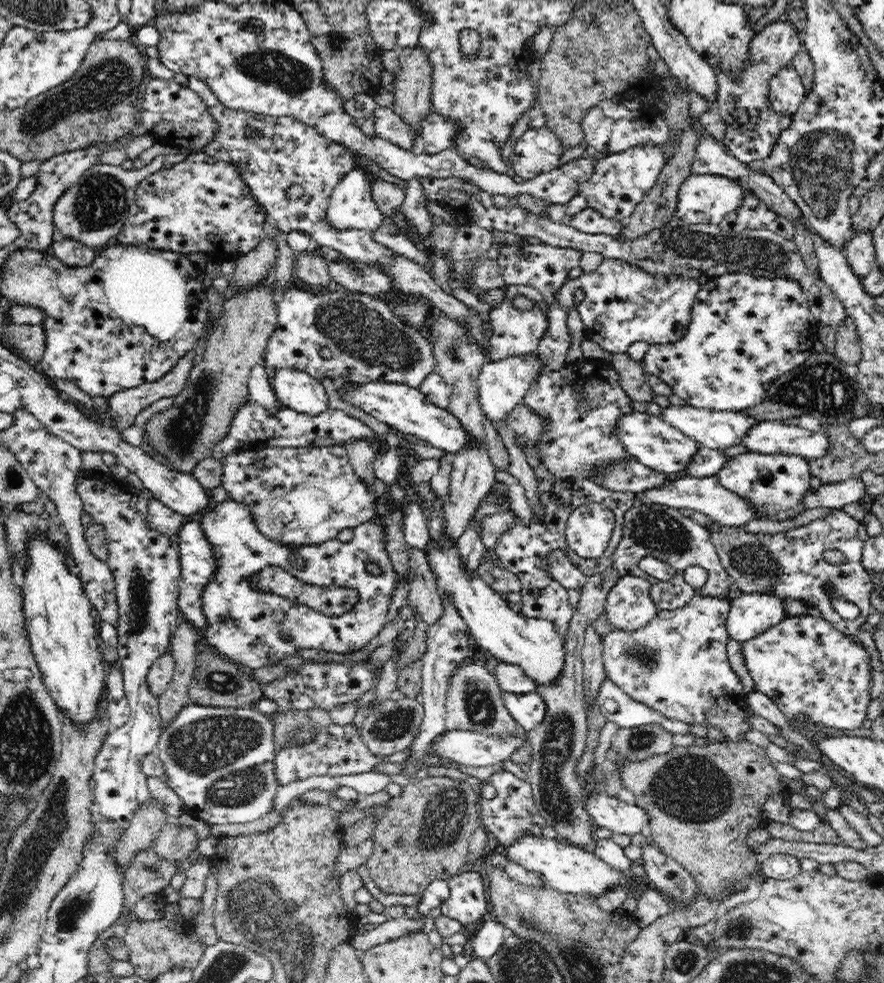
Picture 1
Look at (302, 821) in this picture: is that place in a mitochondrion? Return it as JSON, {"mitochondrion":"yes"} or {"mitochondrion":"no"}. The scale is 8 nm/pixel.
{"mitochondrion":"no"}

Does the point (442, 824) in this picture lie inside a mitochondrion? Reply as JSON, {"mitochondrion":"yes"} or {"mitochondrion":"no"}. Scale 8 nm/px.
{"mitochondrion":"yes"}

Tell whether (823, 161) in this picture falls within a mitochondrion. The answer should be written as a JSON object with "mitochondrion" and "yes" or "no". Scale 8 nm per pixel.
{"mitochondrion":"yes"}

